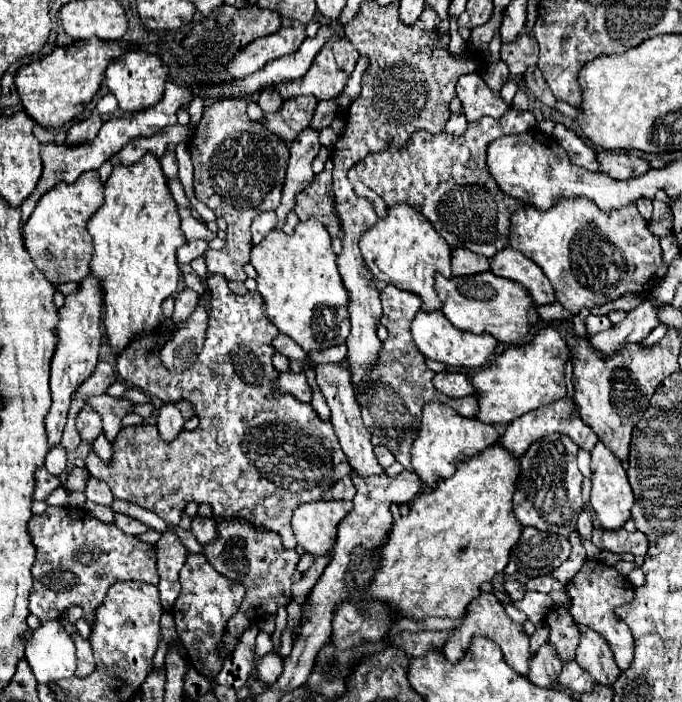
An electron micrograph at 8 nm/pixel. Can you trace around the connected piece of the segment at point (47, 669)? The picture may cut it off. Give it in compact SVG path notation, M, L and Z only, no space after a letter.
M58 620L40 624L38 628L28 630L22 638L26 662L40 684L74 676L76 648Z

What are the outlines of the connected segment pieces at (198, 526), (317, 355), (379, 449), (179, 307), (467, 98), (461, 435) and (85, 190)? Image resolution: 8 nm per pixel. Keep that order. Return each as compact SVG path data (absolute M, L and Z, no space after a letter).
M194 516L192 518L192 534L196 536L196 540L200 544L206 544L208 540L212 542L216 538L216 528L214 528L214 520L212 518L202 518L202 516Z
M340 344L340 346L334 346L334 348L326 348L326 350L316 350L316 352L310 352L308 358L316 364L336 364L336 362L342 362L346 358L346 344Z
M376 446L374 448L374 454L376 454L376 458L378 458L378 462L384 466L384 468L388 468L390 464L394 464L394 456L392 456L392 452L386 448L386 446Z
M190 288L182 290L178 296L176 296L176 306L174 306L174 314L172 314L172 322L184 322L188 320L188 316L194 312L198 304L198 294Z
M464 74L458 78L456 94L464 106L466 120L478 120L482 116L498 118L502 116L510 104L506 104L500 92L486 86L480 74Z
M430 402L422 408L420 432L410 448L412 468L424 486L436 488L440 478L450 478L454 474L454 470L456 470L454 462L458 464L464 458L480 454L484 448L496 444L498 438L500 438L500 434L496 432L496 428L492 424L482 424L476 418L464 418L446 404Z
M96 170L84 172L74 184L58 184L46 192L36 204L30 220L24 226L24 242L38 270L52 282L78 282L90 274L92 240L86 230L90 216L104 202L104 186Z

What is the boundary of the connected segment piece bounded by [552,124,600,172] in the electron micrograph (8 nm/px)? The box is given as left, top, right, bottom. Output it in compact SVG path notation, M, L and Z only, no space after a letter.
M558 124L552 132L552 136L560 142L560 146L568 152L570 160L590 172L600 172L598 170L598 160L596 160L596 150L592 150L582 138L578 138L572 130L564 128L562 124Z

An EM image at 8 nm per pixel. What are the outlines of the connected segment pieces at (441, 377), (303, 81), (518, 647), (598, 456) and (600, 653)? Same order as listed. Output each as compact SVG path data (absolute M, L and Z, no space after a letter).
M446 370L446 372L438 372L434 376L434 388L450 398L462 398L462 396L470 396L474 394L472 382L466 374L456 372L456 370Z
M324 46L314 58L314 64L306 72L306 76L290 80L286 84L274 84L274 90L282 96L282 100L304 94L314 96L318 102L322 102L322 100L334 100L342 92L346 80L348 76L336 66L332 50Z
M480 592L480 596L468 604L468 610L466 610L466 616L464 620L460 622L458 628L454 628L452 636L448 638L446 642L446 648L448 652L444 652L444 656L454 664L458 662L466 648L470 646L470 640L474 636L486 636L490 640L494 640L500 648L502 648L502 654L506 658L506 664L512 666L512 670L516 670L518 674L526 676L528 674L528 660L530 660L530 652L528 652L528 636L524 634L524 628L522 624L516 624L508 618L508 614L504 612L504 606L498 602L498 598L492 594L492 592Z
M598 442L596 448L592 450L592 494L590 494L590 502L596 514L628 514L630 518L630 510L634 506L634 494L632 488L628 484L628 476L620 464L620 460L602 444Z
M580 626L580 644L576 648L576 662L594 676L598 684L612 686L614 680L620 676L618 666L614 664L610 646L598 632L588 626Z

